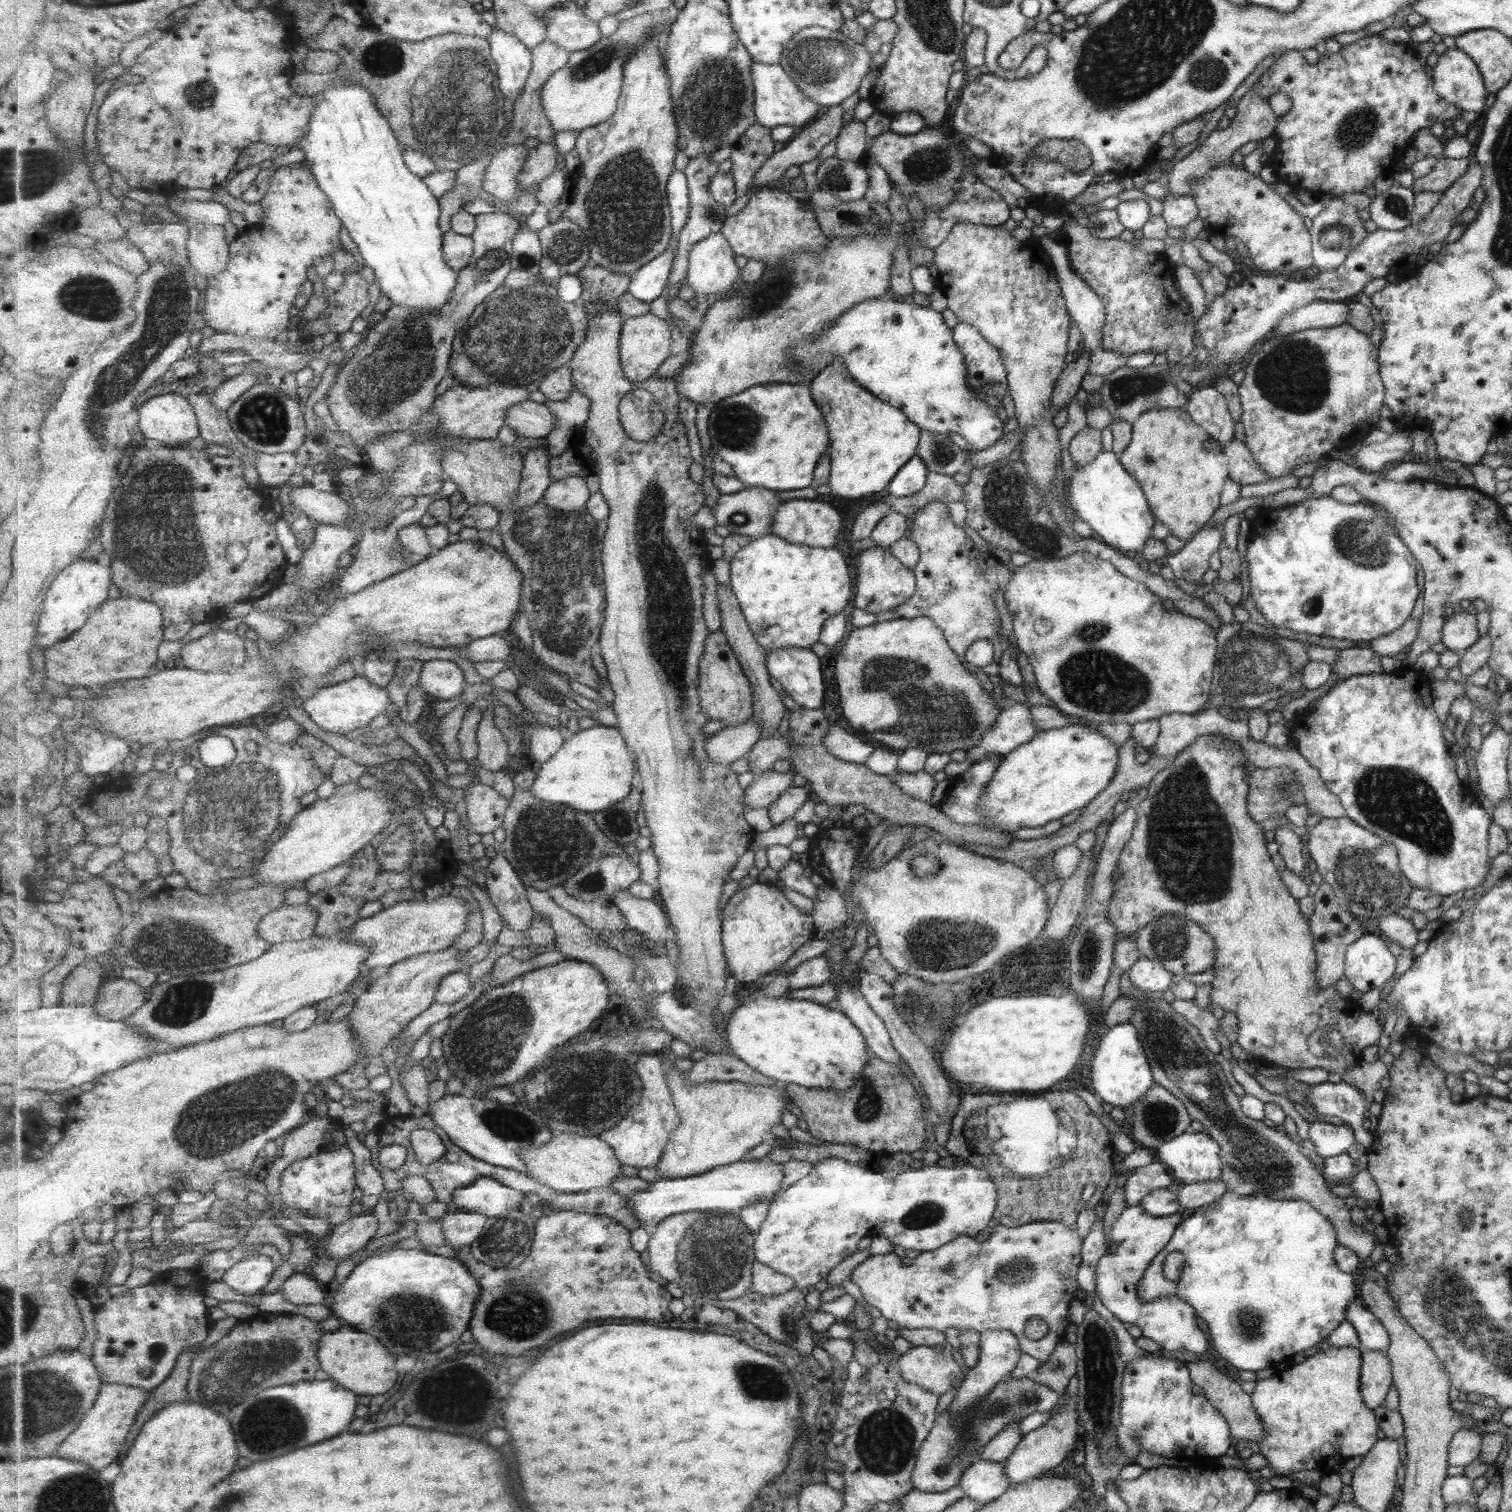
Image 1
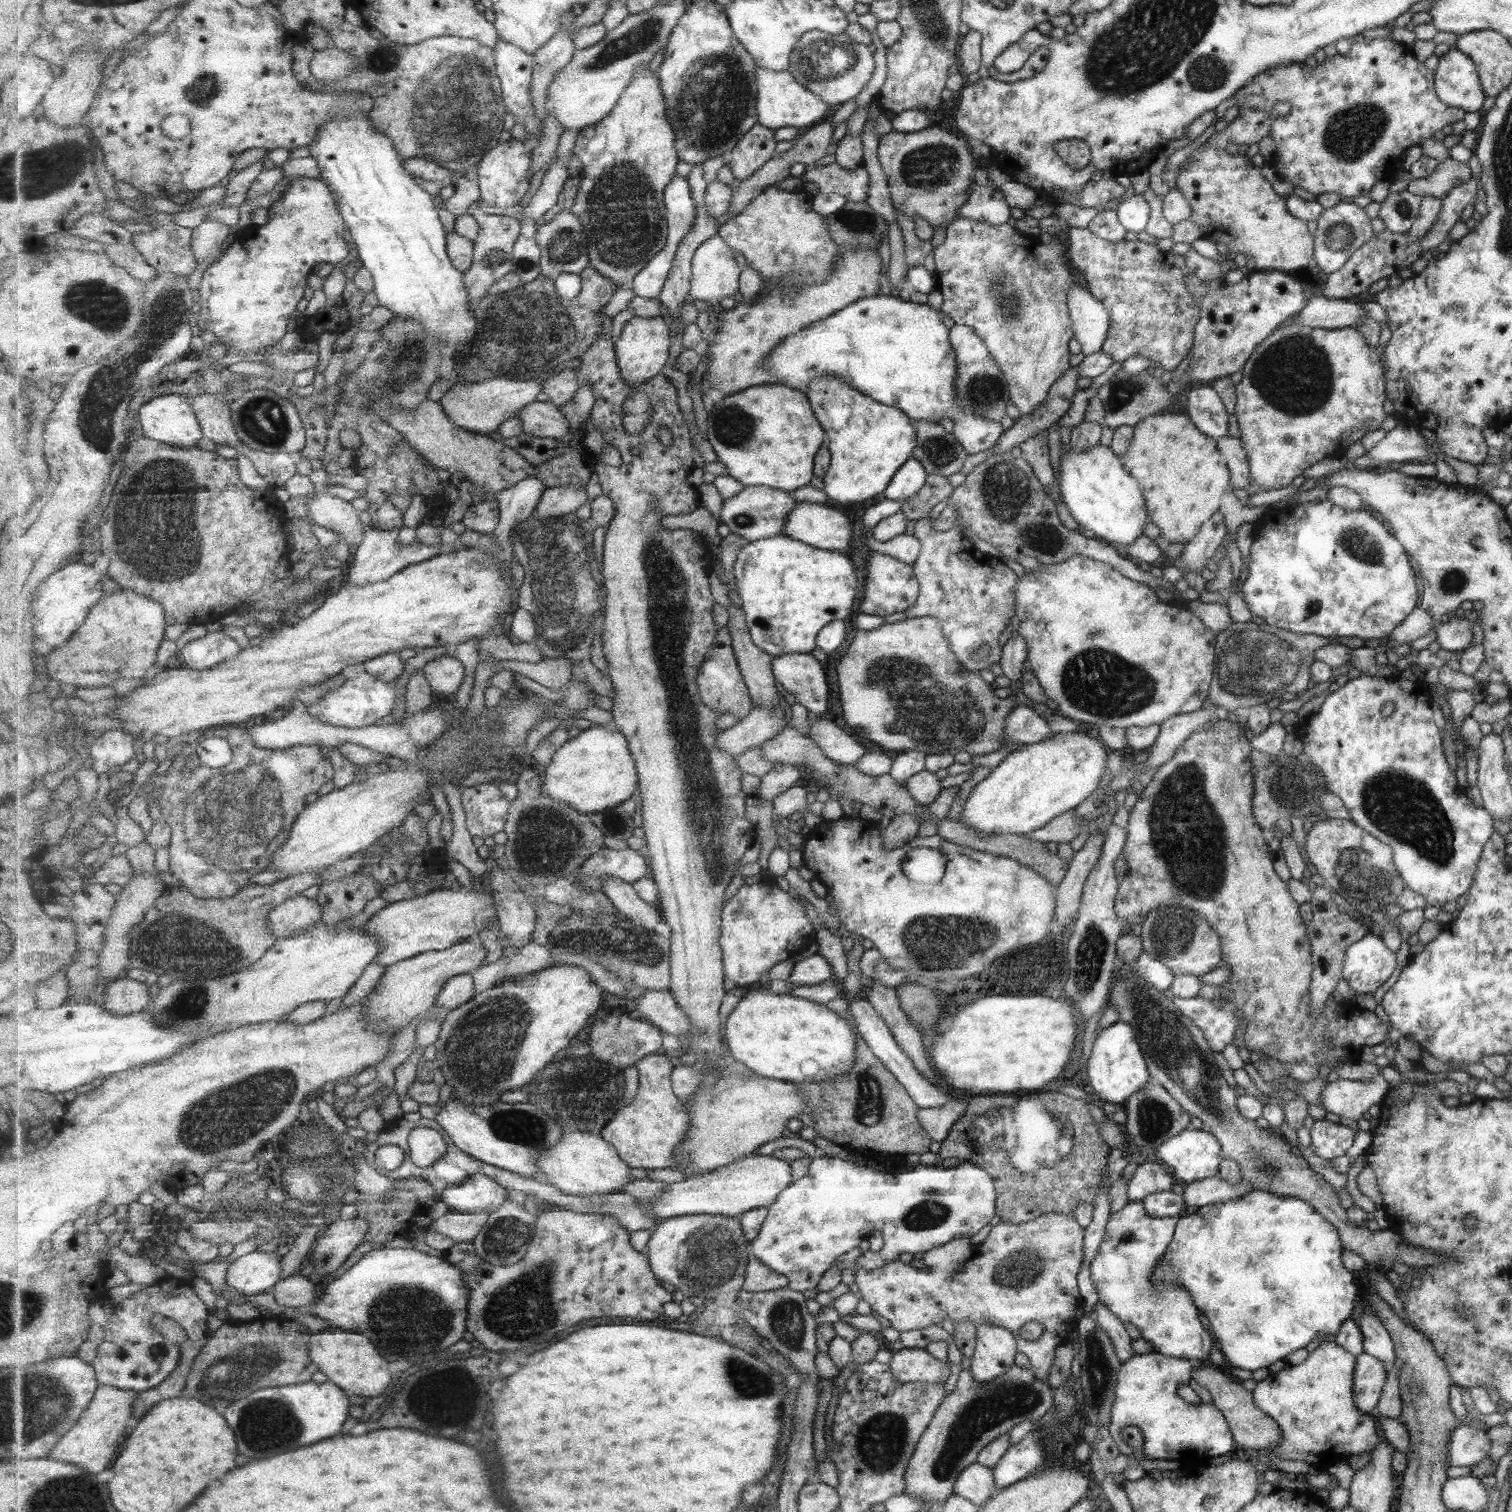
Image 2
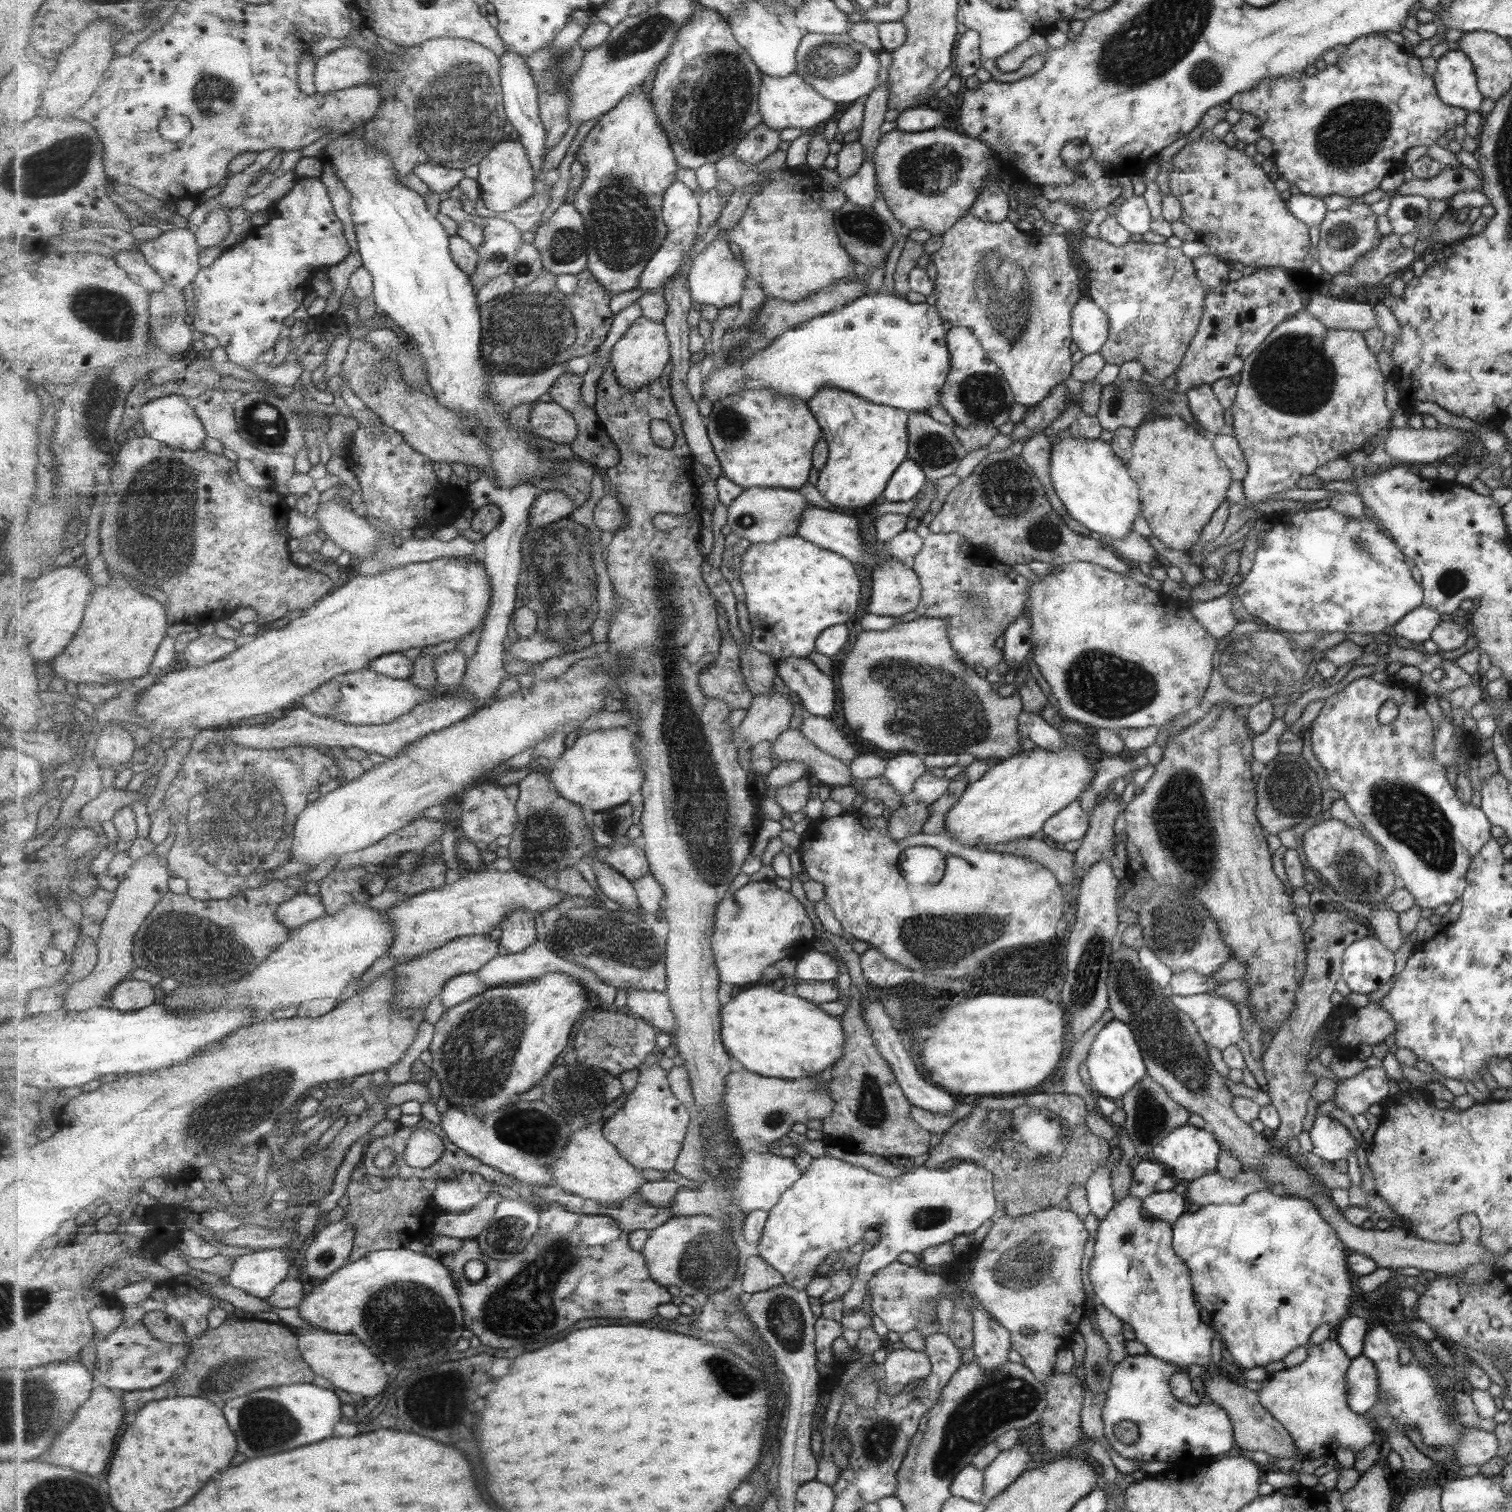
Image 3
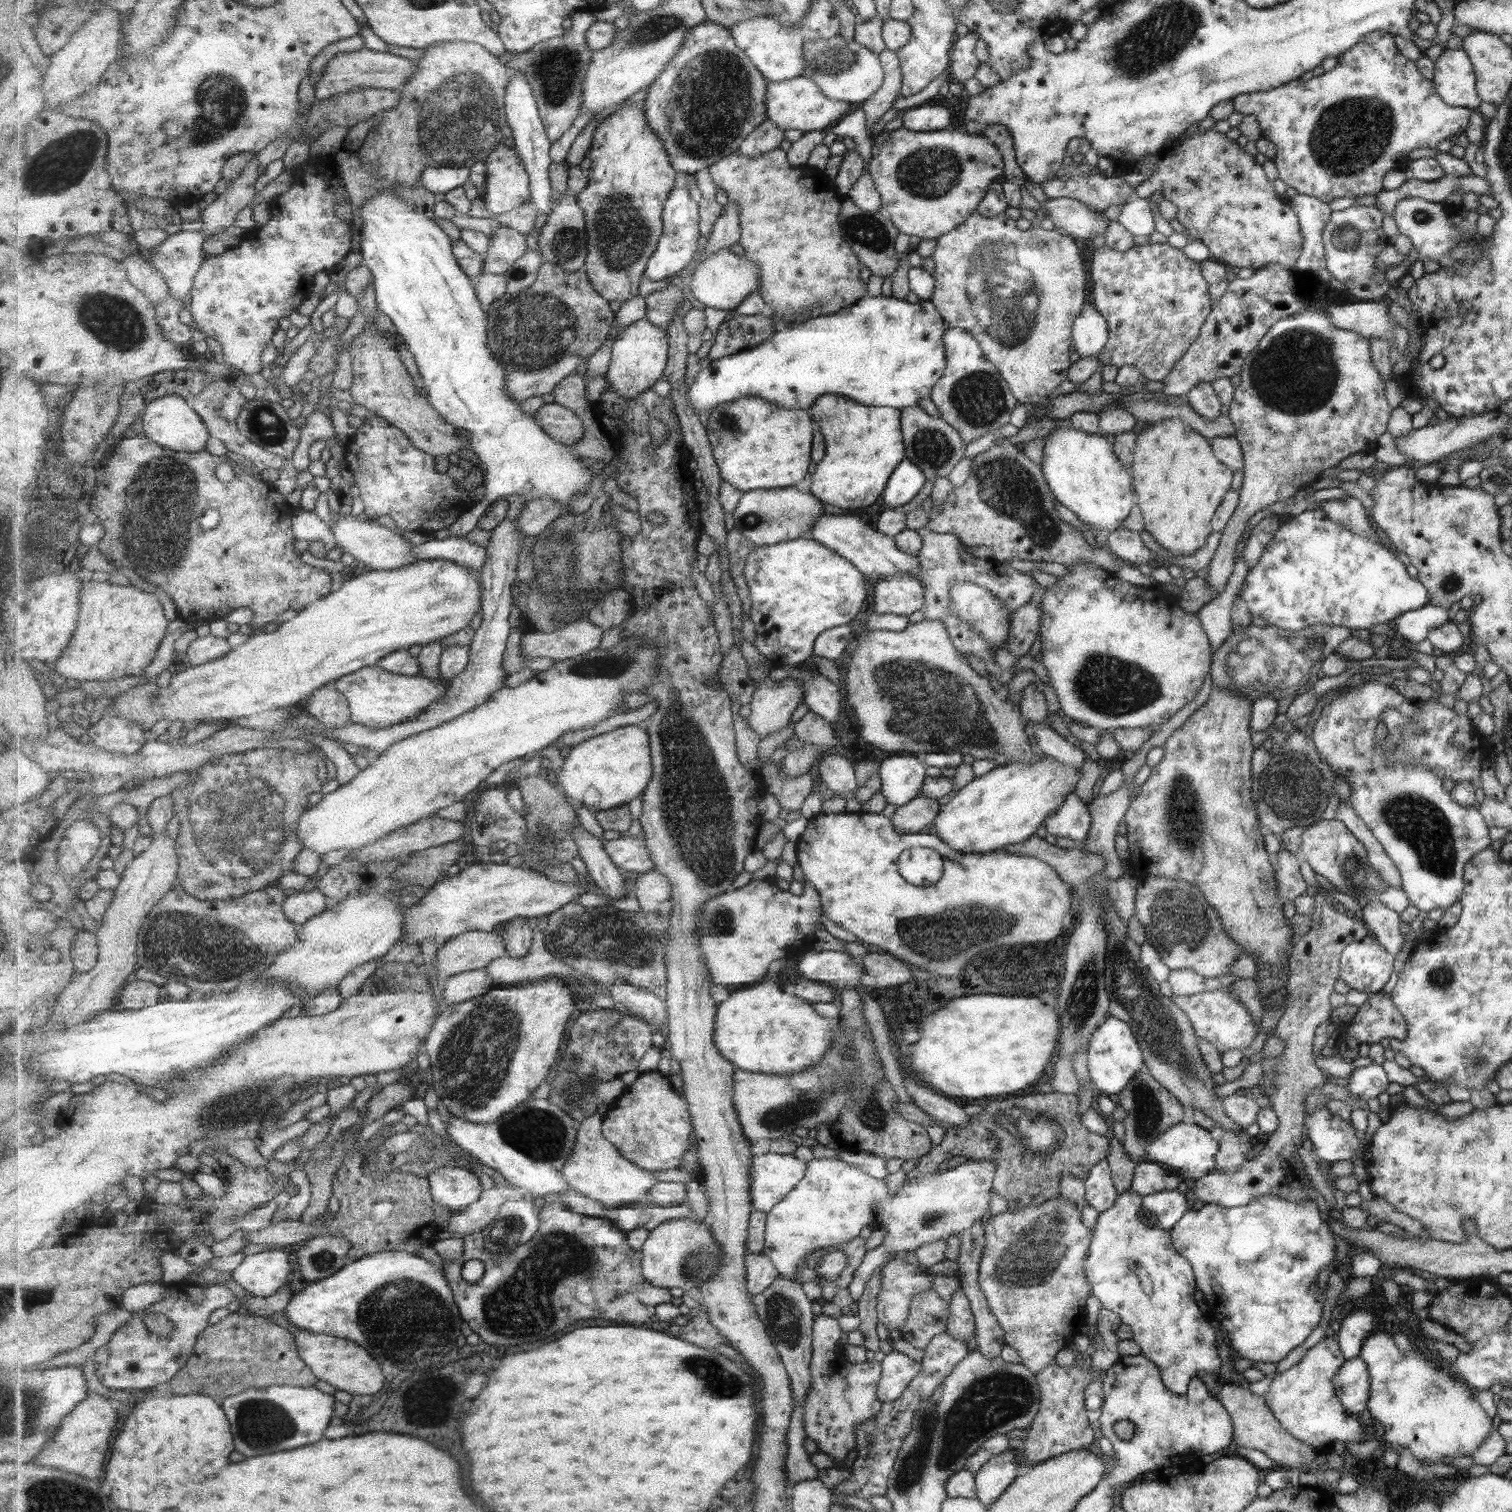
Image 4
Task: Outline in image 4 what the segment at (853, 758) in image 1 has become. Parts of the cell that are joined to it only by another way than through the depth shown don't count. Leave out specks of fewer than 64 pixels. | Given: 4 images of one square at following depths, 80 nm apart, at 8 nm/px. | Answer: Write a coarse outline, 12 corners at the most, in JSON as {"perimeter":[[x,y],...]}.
{"perimeter":[[809,710],[793,733],[807,745],[833,752],[837,742],[826,720]]}

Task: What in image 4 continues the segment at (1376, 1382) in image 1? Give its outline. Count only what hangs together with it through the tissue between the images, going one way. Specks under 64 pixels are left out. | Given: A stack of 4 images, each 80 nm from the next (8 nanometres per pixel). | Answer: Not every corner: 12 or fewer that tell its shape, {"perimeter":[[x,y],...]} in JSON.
{"perimeter":[[1344,1359],[1332,1378],[1349,1412],[1365,1410],[1370,1390],[1366,1362]]}

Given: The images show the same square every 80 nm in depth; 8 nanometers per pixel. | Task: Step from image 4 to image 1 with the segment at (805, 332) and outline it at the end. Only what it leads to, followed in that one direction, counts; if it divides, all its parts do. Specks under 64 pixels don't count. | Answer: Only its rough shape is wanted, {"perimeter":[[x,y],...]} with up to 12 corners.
{"perimeter":[[871,299],[794,346],[968,453],[1001,435],[931,307]]}

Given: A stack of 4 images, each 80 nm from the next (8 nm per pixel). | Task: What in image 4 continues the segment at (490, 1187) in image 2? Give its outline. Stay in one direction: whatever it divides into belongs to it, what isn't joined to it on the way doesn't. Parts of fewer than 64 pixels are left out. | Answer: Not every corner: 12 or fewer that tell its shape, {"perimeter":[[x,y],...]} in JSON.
{"perimeter":[[467,1167],[429,1175],[436,1203],[461,1211],[483,1192]]}

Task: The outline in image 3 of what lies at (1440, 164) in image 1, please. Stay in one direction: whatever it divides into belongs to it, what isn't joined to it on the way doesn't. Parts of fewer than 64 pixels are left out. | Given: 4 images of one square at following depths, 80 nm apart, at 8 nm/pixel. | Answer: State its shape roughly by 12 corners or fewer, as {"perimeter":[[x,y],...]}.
{"perimeter":[[1468,167],[1403,182],[1394,196],[1448,200],[1482,181]]}

